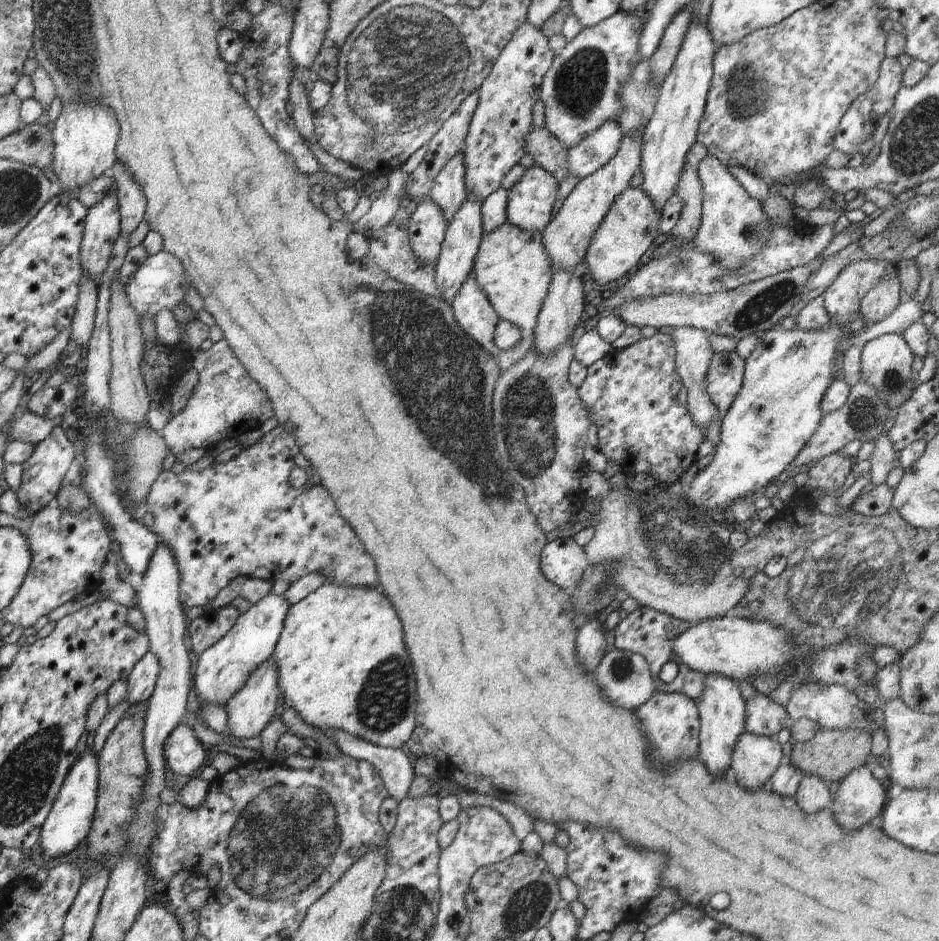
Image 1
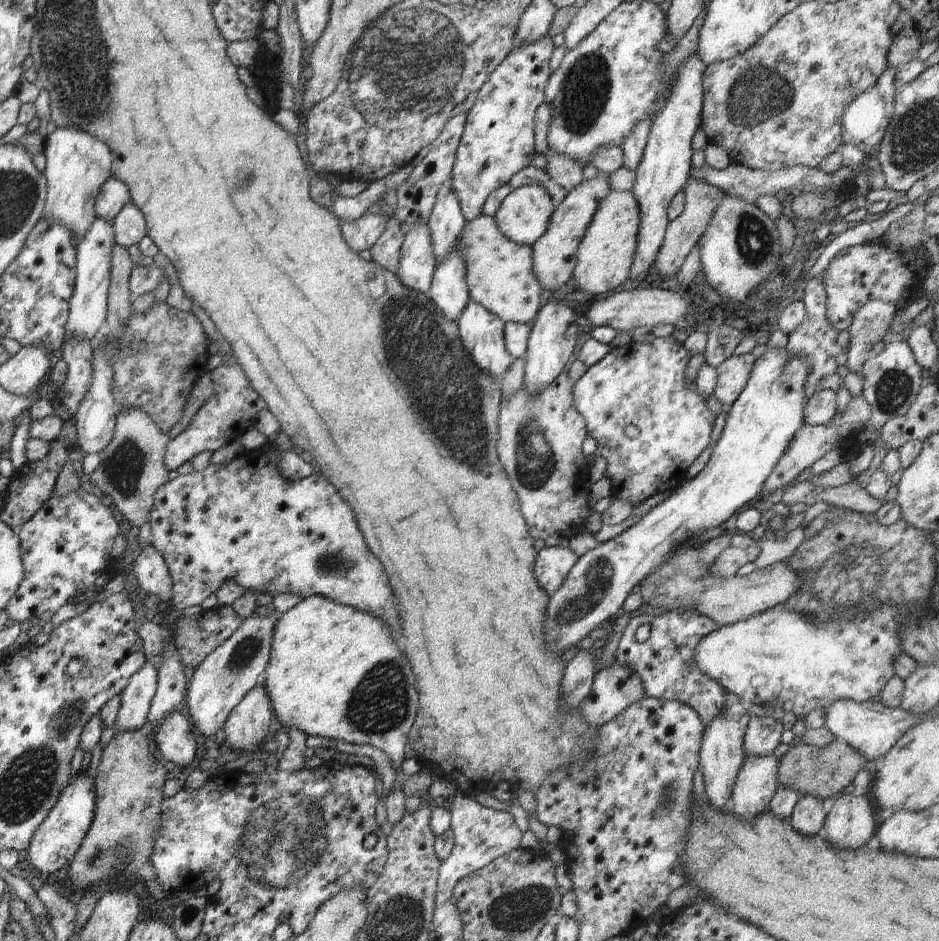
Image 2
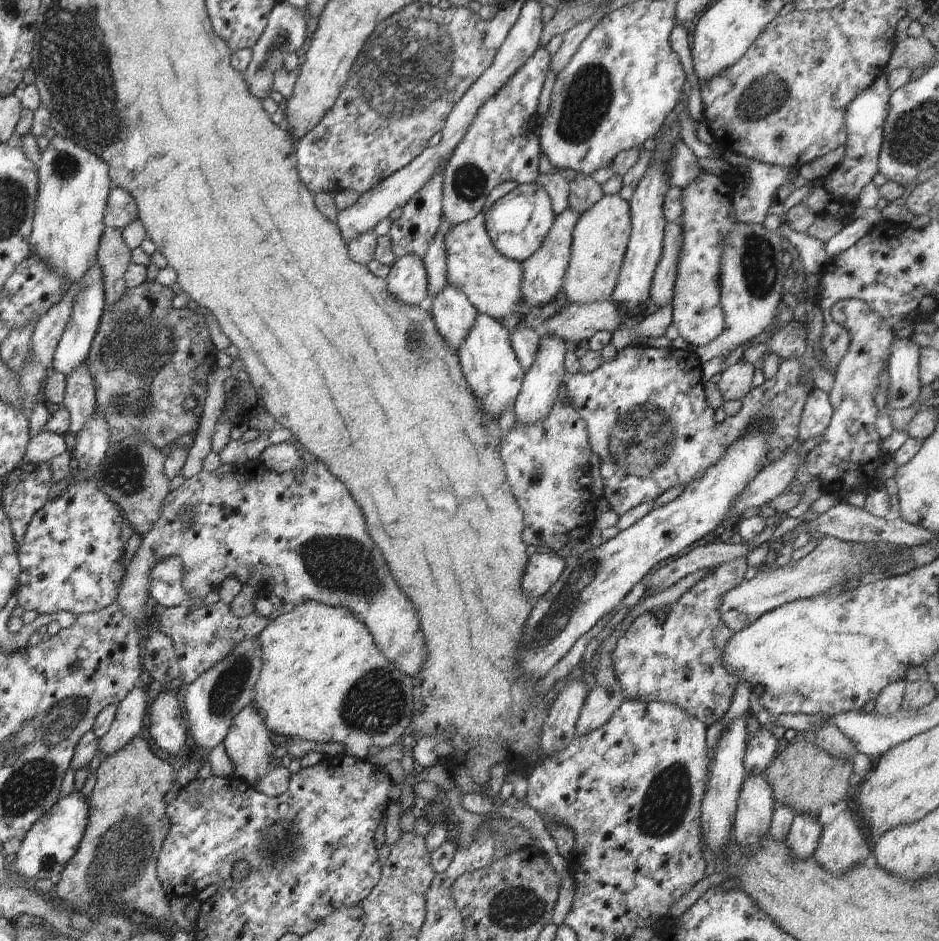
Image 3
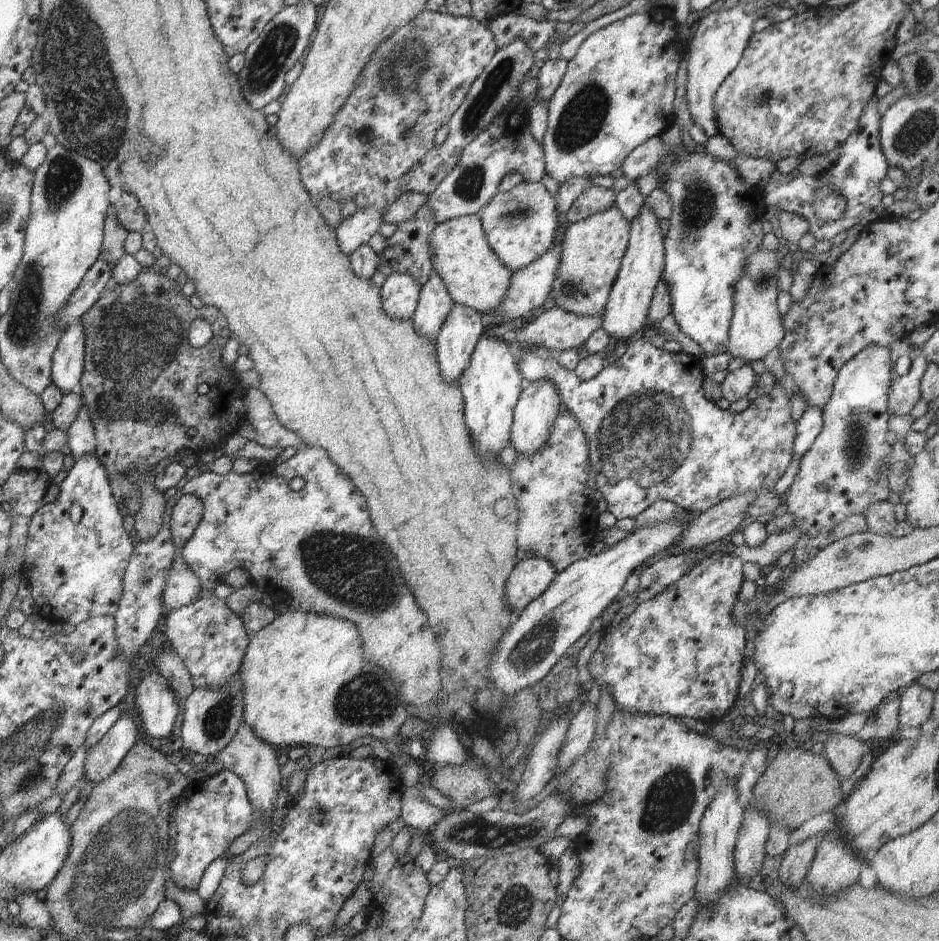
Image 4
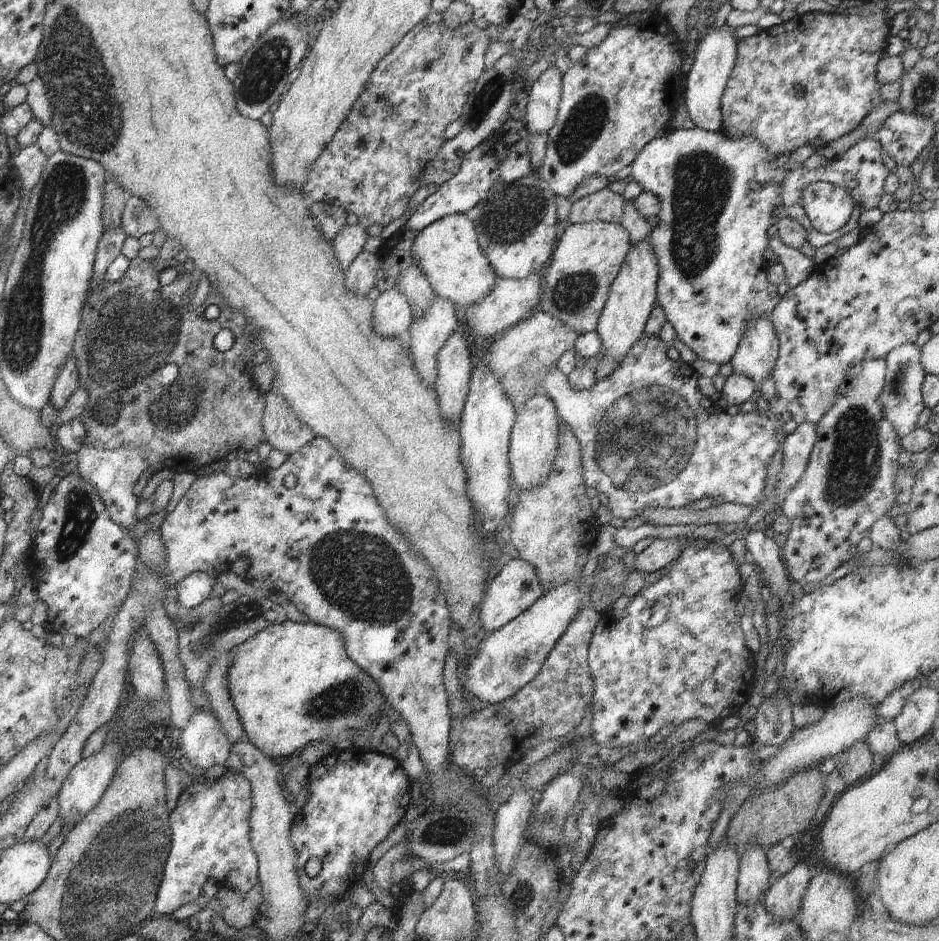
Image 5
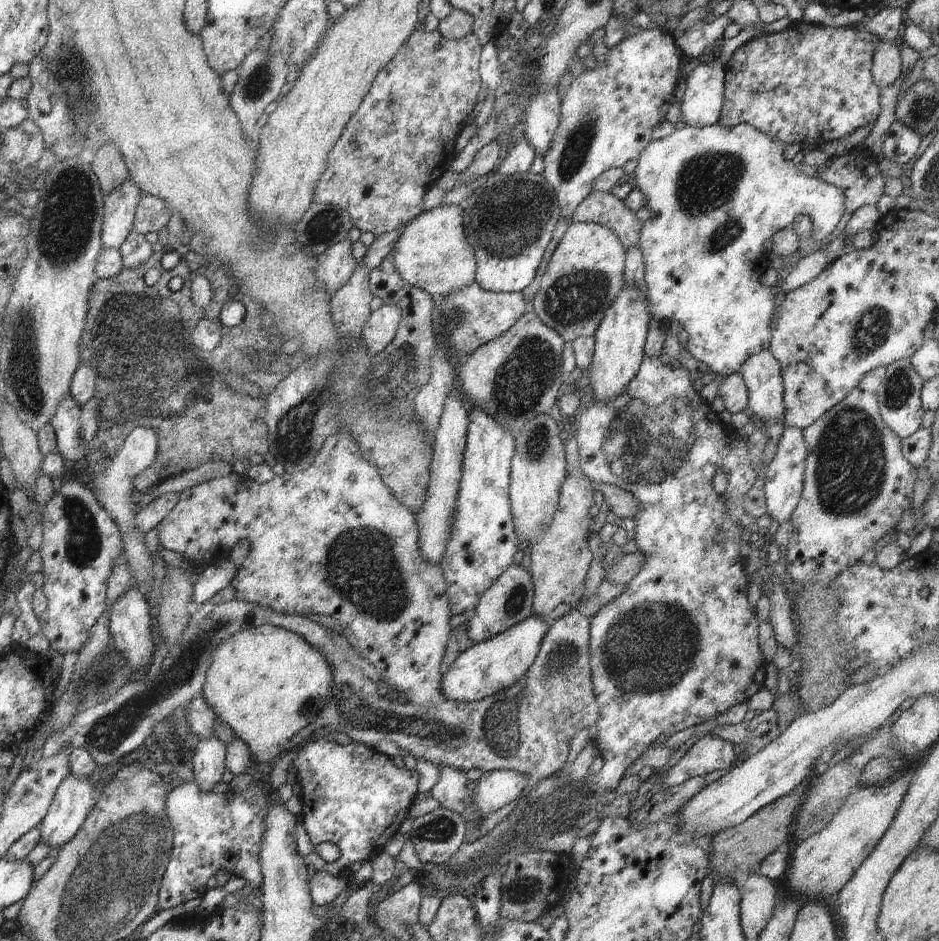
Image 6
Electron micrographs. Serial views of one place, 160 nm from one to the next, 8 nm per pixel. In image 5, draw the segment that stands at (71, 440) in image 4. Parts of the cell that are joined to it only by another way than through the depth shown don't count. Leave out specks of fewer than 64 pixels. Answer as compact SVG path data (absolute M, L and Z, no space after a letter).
M88 443L83 444L82 448L78 452L78 473L84 480L87 480L90 484L94 485L94 488L98 491L102 502L106 505L109 510L110 518L120 526L123 526L126 530L129 530L131 539L135 542L137 548L141 543L141 537L136 533L136 524L138 524L138 519L136 518L136 506L138 506L138 497L134 495L133 489L138 482L138 478L142 476L144 468L148 468L148 462L142 458L143 450L134 450L134 445L130 446L120 446L119 449L97 449L88 445Z

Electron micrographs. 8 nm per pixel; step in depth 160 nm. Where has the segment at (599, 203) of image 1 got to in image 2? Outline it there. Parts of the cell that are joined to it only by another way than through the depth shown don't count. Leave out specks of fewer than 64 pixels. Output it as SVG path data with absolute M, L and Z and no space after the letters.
M600 173L596 178L584 180L567 193L566 198L555 206L548 230L531 246L533 273L542 287L542 292L561 291L570 276L573 276L580 241L599 207L599 202L612 192L607 178L606 173Z

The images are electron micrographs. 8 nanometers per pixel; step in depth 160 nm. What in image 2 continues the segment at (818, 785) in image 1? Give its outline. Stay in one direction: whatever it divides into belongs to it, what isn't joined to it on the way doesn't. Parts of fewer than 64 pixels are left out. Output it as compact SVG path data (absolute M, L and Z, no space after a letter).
M814 795L800 797L790 817L790 824L802 834L816 834L823 829L826 813L823 802Z

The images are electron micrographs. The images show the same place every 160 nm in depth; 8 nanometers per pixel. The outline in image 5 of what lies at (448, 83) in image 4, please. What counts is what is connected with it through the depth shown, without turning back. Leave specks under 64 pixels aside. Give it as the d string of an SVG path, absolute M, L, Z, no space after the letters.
M425 20L419 22L408 34L401 38L401 41L387 54L372 71L362 94L352 105L351 111L340 125L340 128L334 133L332 140L326 145L322 154L313 162L307 181L302 184L302 192L310 196L313 202L322 201L342 207L348 214L356 214L358 222L365 229L374 225L388 226L393 220L398 220L409 208L409 202L412 195L420 188L420 178L423 174L424 167L432 162L435 154L438 154L440 147L445 143L444 131L448 124L458 120L462 114L462 109L468 95L474 90L477 80L485 71L485 54L487 53L490 40L487 31L482 30L479 26L470 21L464 26L450 30L442 21L439 23L427 23Z

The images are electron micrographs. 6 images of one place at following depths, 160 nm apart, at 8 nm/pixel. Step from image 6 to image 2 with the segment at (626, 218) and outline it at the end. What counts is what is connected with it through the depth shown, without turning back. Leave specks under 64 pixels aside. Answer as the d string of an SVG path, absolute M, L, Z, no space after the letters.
M549 148L544 155L548 160L548 166L544 170L557 182L567 193L573 191L584 182L582 175L583 166L572 160L569 156L559 155Z

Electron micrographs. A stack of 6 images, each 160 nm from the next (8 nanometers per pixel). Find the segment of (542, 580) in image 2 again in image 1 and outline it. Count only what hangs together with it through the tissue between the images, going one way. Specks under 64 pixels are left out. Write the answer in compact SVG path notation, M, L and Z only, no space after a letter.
M573 537L546 543L540 558L542 574L556 586L568 591L578 586L591 564L583 547Z

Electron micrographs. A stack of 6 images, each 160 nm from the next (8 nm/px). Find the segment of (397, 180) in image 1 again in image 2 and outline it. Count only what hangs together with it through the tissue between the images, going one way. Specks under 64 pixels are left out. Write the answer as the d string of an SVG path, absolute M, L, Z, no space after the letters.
M368 213L362 218L352 222L340 221L341 231L343 232L348 246L357 253L362 250L372 248L380 235L387 228L388 216L379 216Z

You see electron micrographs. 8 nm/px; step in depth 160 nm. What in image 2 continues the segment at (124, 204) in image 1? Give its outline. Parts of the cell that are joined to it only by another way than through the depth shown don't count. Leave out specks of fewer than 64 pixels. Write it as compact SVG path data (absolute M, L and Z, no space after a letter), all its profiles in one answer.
M132 202L122 208L112 225L115 242L123 247L138 244L147 235L144 215Z

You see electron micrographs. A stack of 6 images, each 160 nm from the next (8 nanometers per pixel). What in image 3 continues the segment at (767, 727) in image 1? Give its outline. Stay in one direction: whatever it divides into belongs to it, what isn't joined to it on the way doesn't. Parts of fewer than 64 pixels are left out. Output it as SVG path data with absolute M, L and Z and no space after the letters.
M759 729L756 734L750 735L743 758L747 776L750 774L764 774L766 766L770 764L772 756L778 750L778 736L766 729Z

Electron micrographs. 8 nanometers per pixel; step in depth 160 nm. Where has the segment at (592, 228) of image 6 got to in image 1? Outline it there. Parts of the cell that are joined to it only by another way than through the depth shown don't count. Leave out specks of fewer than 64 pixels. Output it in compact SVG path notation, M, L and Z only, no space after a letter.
M629 186L623 190L614 199L609 212L591 238L581 266L582 272L590 274L591 279L601 285L632 274L640 266L644 252L652 246L652 242L659 240L660 219L660 211L656 210L652 199L640 187Z

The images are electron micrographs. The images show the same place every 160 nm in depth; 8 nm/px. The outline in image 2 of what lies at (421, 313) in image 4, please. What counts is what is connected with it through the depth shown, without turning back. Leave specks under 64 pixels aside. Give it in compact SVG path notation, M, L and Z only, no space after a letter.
M450 183L442 185L427 222L437 266L441 264L446 255L456 250L456 242L466 223L458 197Z

